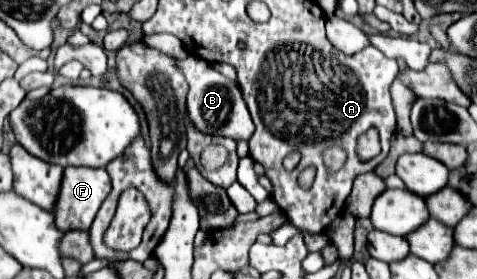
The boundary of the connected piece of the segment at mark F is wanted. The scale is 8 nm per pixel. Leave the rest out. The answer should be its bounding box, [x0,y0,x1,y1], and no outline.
[55,168,111,232]

